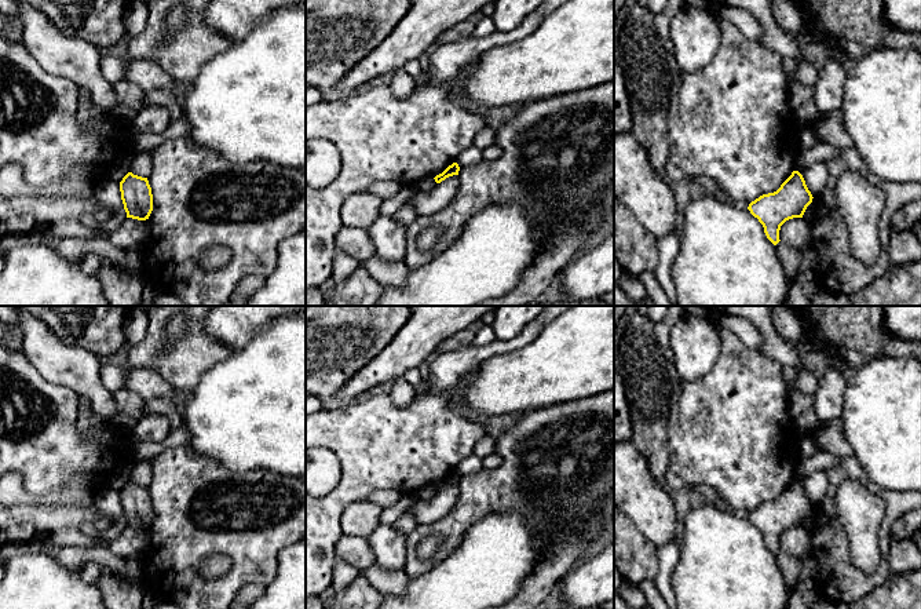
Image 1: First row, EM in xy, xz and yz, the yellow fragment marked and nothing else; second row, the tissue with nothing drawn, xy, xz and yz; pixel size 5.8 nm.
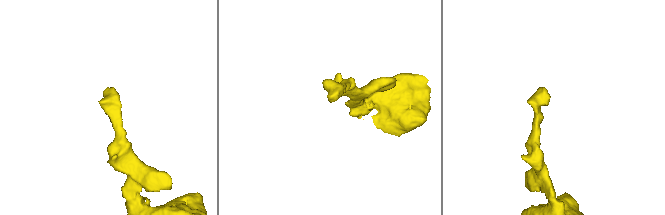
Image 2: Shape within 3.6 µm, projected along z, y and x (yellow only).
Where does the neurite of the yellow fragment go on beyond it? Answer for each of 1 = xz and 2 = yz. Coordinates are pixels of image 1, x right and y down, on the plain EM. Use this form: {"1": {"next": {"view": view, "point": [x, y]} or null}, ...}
{"1": {"next": null}, "2": {"next": null}}

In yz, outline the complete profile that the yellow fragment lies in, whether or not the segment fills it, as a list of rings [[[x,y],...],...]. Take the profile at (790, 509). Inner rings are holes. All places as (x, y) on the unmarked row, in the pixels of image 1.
[[[793,479],[776,500],[760,504],[748,518],[763,533],[767,547],[776,554],[781,550],[781,535],[789,528],[803,526],[812,507],[803,484]]]

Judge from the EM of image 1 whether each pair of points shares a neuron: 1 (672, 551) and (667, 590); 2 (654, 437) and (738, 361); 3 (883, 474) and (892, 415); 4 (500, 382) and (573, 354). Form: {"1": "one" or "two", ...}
{"1": "one", "2": "two", "3": "one", "4": "one"}

